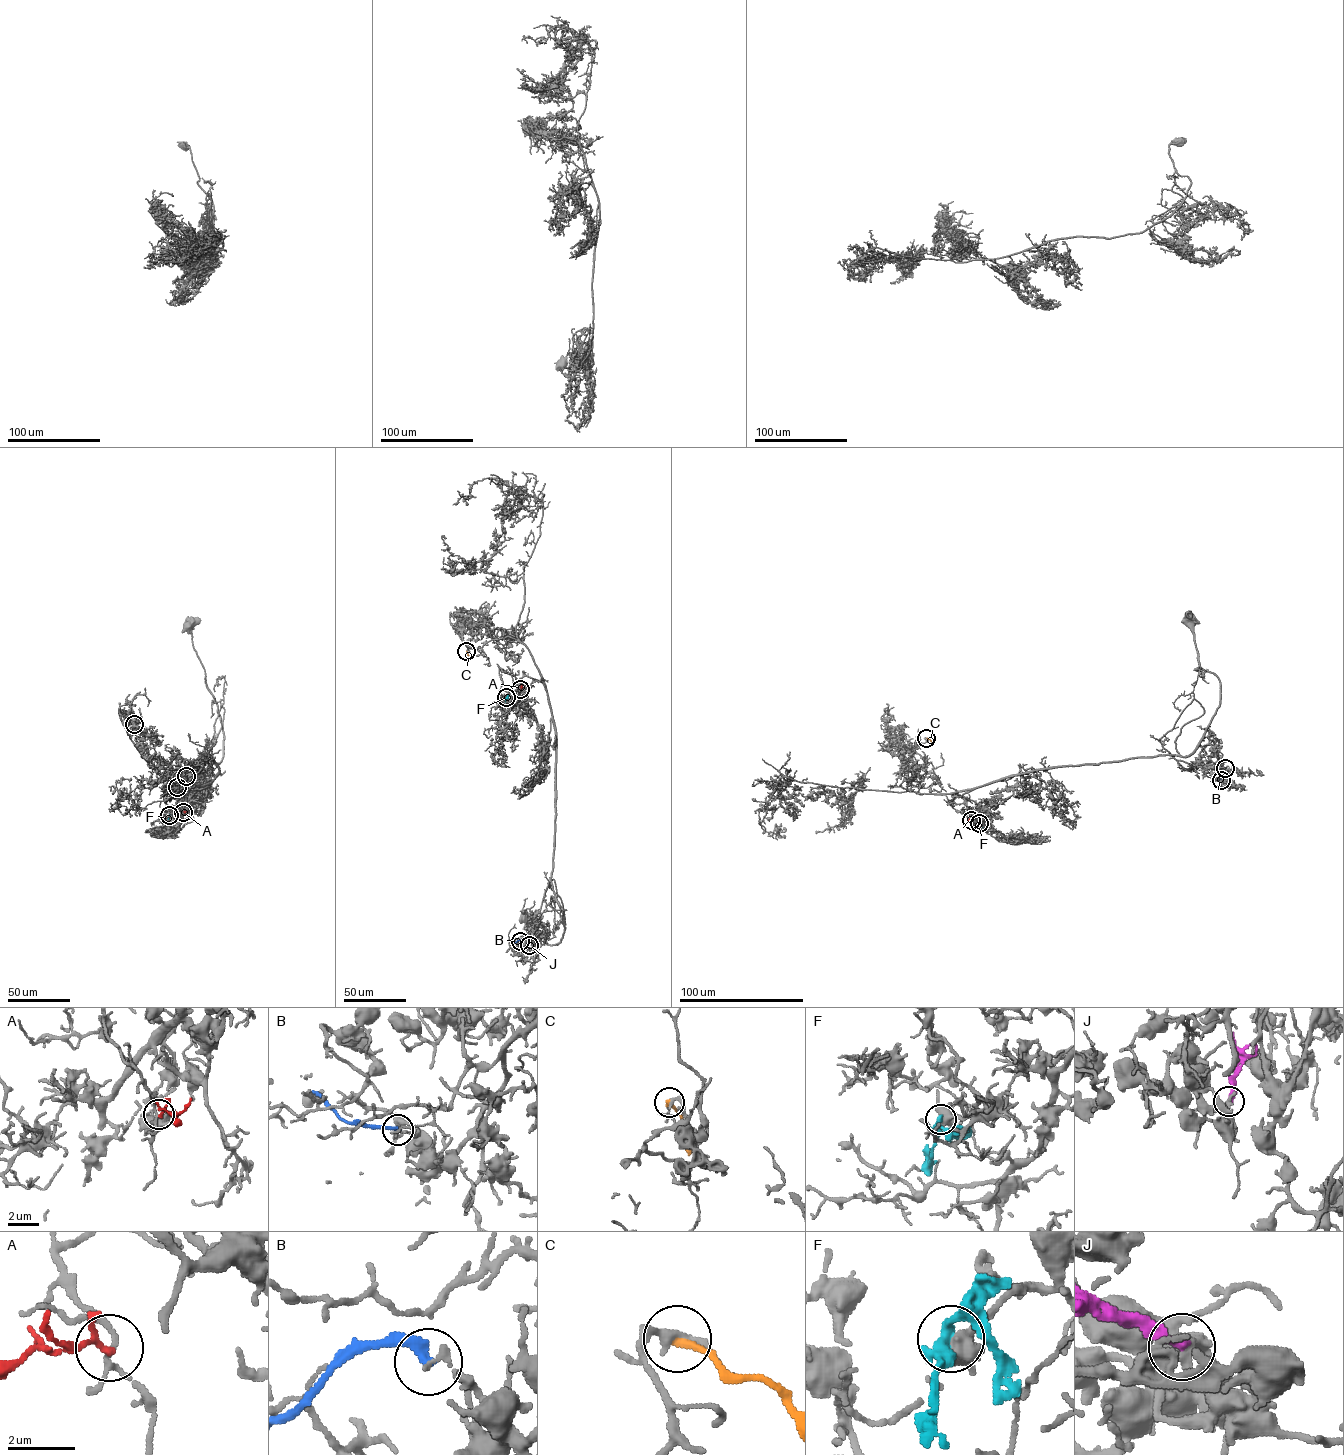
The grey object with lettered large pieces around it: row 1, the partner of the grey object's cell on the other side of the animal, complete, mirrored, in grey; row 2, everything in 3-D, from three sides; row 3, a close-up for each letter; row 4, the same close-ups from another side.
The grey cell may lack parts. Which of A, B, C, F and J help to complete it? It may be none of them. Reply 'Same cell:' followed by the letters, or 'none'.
Same cell: none

